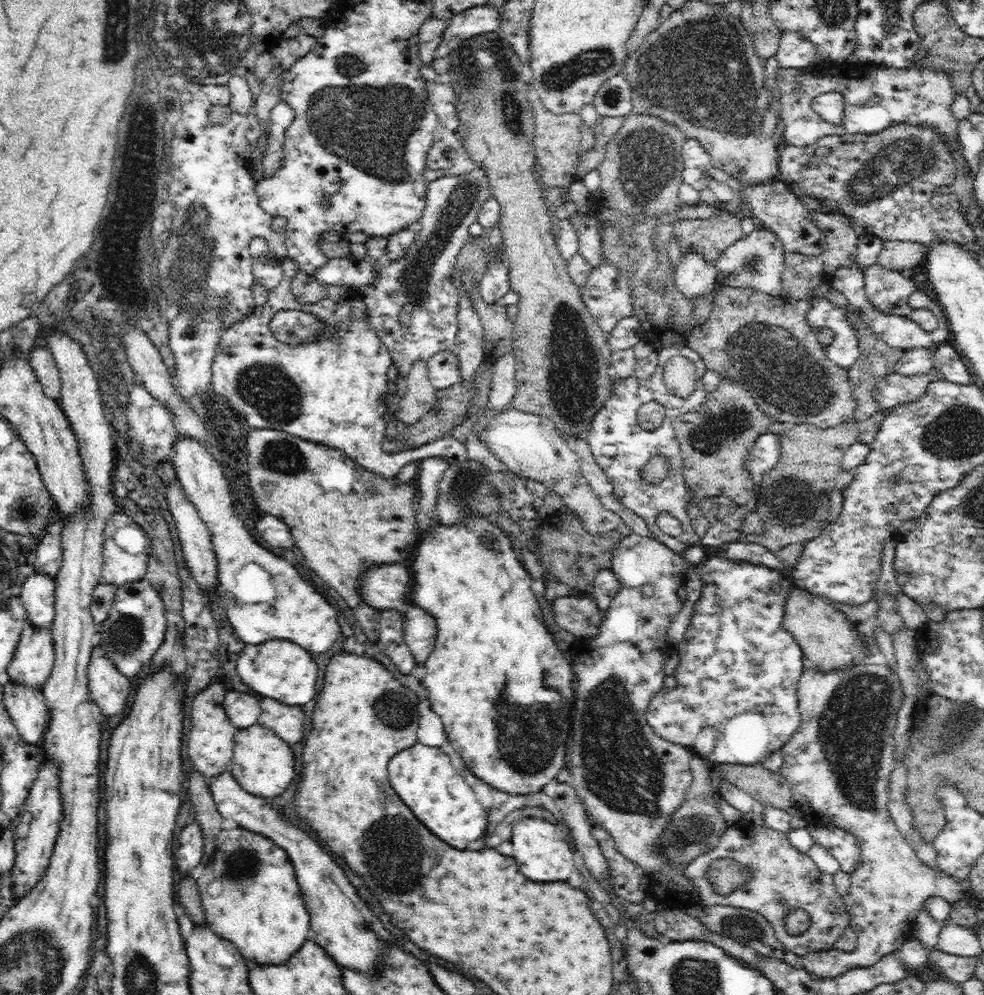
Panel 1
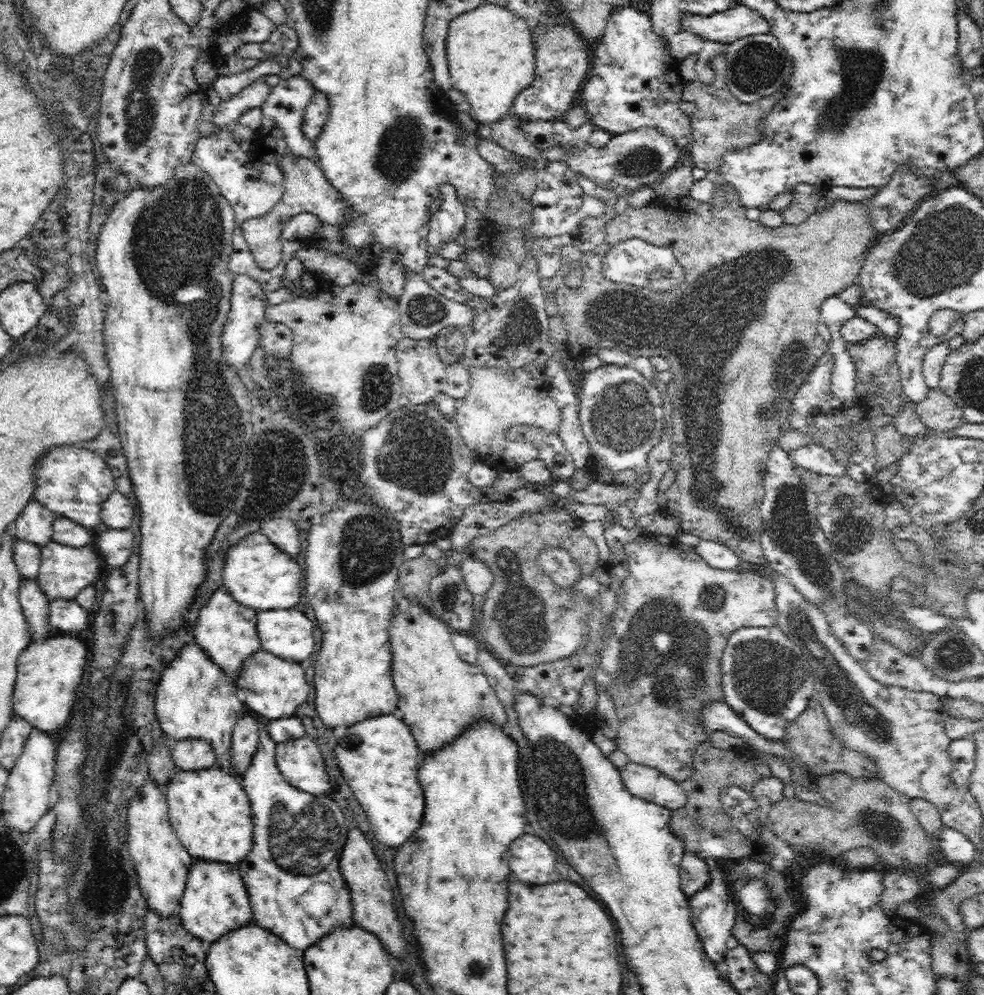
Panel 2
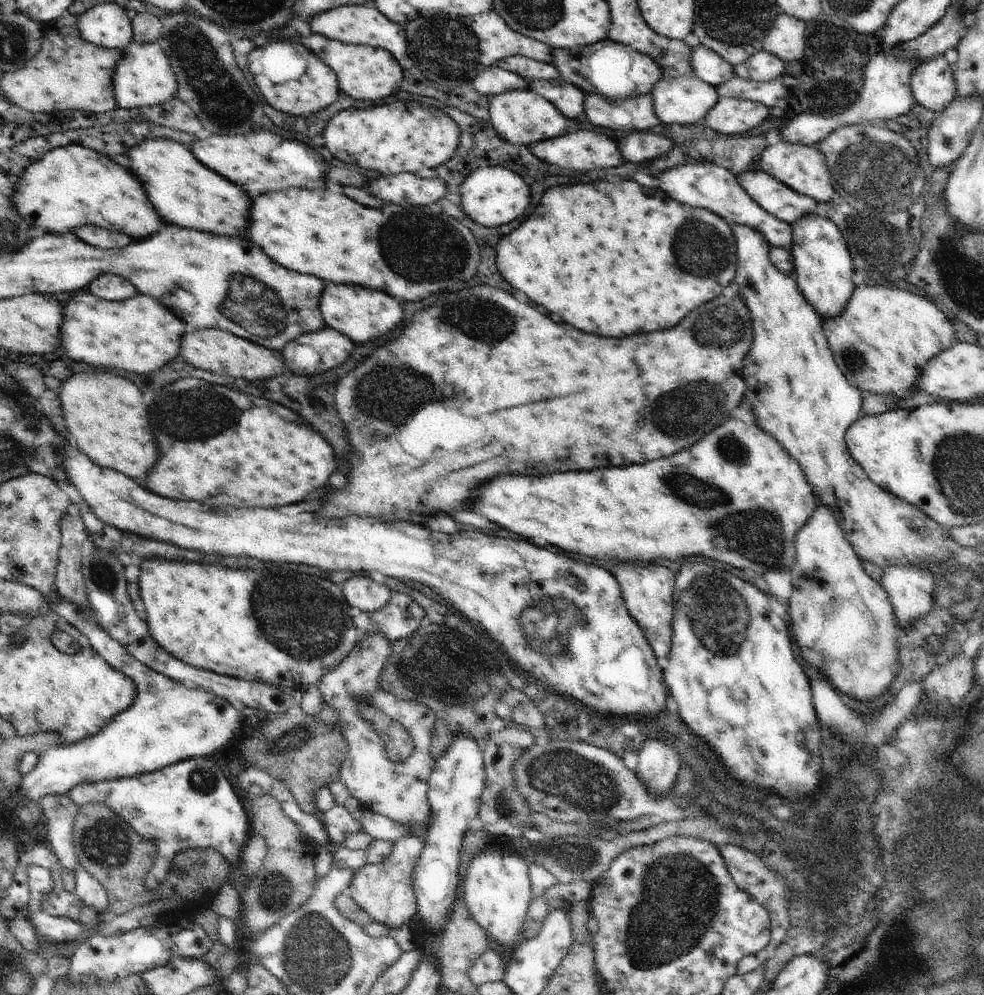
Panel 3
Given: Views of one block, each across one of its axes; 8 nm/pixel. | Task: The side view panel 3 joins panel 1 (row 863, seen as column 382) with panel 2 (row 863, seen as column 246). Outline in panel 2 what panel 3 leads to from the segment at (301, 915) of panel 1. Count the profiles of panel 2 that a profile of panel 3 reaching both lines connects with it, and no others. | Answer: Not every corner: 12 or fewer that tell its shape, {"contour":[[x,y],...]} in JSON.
{"contour":[[218,766],[177,770],[169,821],[194,858],[252,850],[250,799]]}

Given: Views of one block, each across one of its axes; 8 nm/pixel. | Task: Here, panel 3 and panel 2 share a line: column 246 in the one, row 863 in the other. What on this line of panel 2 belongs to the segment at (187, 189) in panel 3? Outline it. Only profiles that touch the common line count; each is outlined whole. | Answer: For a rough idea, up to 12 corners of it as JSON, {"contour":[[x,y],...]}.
{"contour":[[194,859],[180,916],[216,942],[254,921],[238,868]]}

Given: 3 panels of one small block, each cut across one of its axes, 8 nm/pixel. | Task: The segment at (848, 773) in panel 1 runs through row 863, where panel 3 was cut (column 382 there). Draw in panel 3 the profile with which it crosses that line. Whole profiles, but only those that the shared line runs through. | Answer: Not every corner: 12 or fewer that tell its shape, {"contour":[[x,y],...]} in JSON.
{"contour":[[406,835],[357,871],[344,893],[372,922],[416,914],[412,874],[424,841]]}

